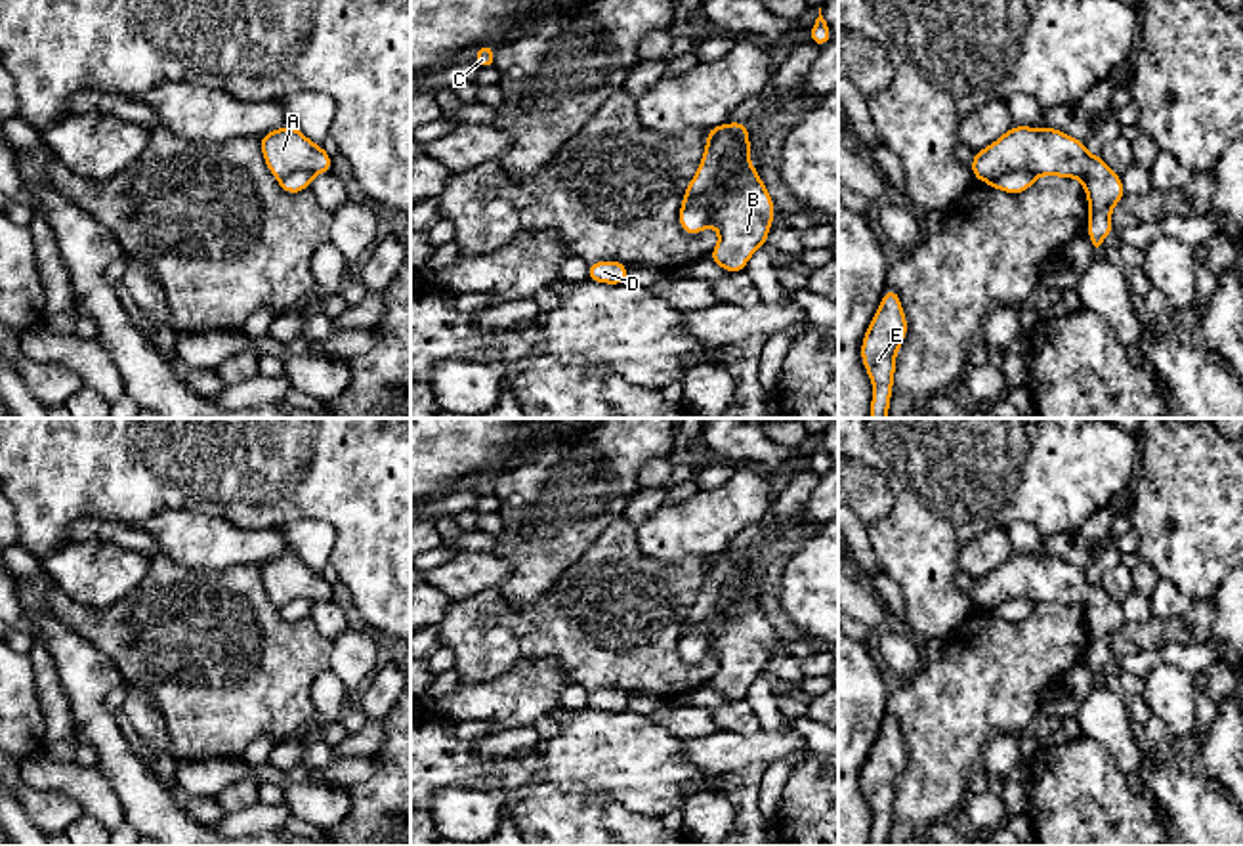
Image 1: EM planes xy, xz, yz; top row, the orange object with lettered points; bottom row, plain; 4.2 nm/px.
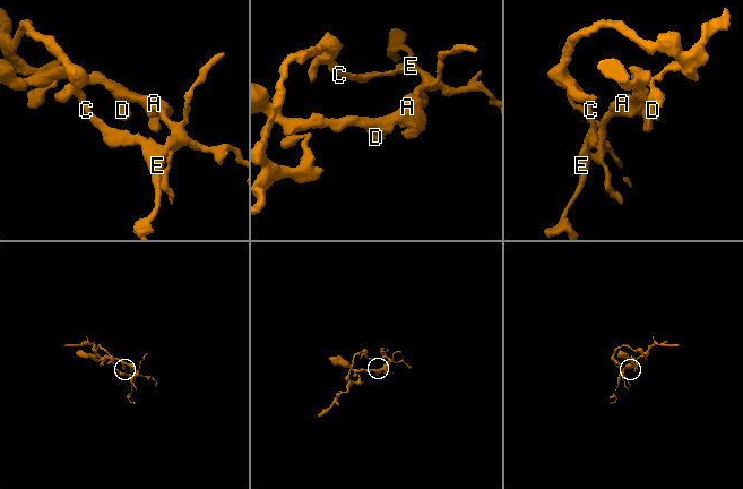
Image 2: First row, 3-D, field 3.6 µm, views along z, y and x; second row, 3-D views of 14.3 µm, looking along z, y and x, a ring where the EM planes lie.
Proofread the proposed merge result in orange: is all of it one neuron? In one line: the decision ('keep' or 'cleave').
cleave

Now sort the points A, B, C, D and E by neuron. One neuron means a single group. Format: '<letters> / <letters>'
A B D / C E

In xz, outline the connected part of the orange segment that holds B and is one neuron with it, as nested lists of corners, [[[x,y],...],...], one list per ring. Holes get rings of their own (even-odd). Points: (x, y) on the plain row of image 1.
[[[726,552],[706,558],[705,582],[684,621],[682,636],[699,624],[708,628],[710,651],[720,663],[706,686],[729,701],[743,699],[754,678],[768,674],[775,634],[760,600],[750,594],[748,565],[735,565]],[[729,581],[737,582],[737,590],[720,609],[720,590]]]

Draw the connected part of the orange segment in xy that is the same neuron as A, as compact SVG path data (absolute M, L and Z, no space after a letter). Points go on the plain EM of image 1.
M294 552L265 560L260 573L269 600L279 609L298 598L311 605L332 598L332 584Z

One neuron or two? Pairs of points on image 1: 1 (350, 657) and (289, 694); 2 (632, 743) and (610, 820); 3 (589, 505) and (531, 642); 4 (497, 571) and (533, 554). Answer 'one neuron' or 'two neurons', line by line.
1: two neurons
2: two neurons
3: two neurons
4: two neurons

